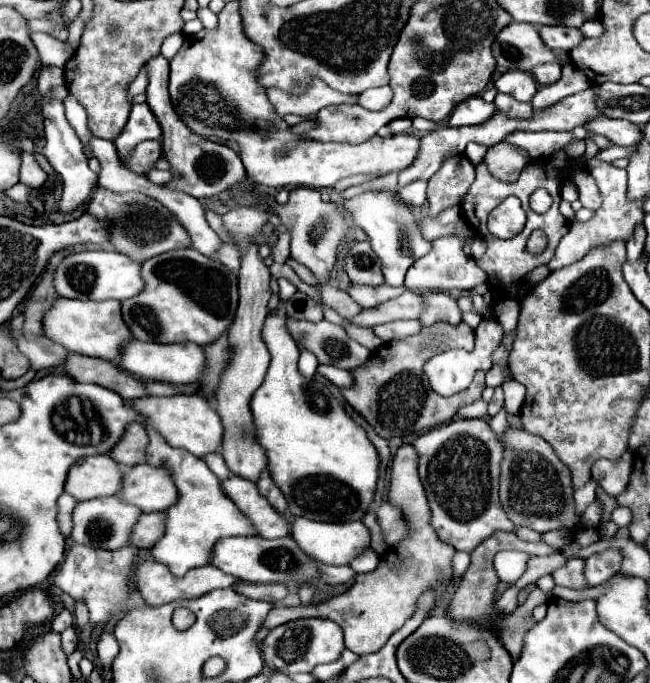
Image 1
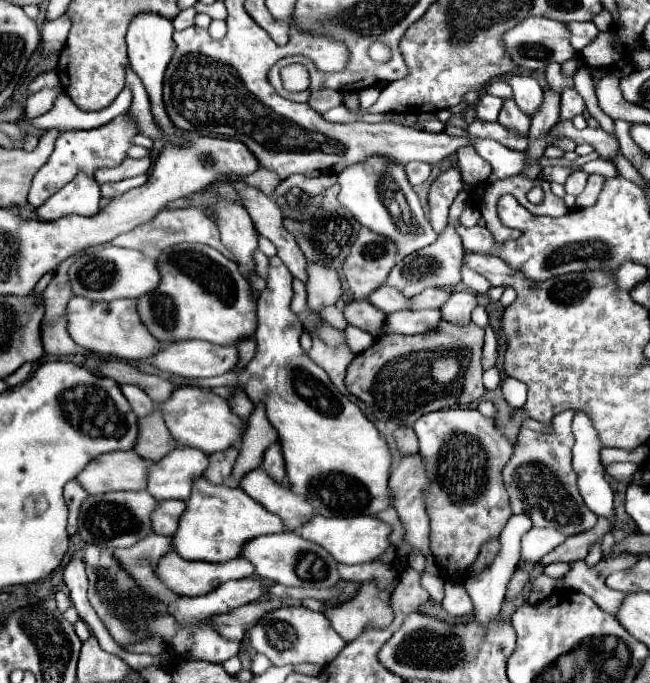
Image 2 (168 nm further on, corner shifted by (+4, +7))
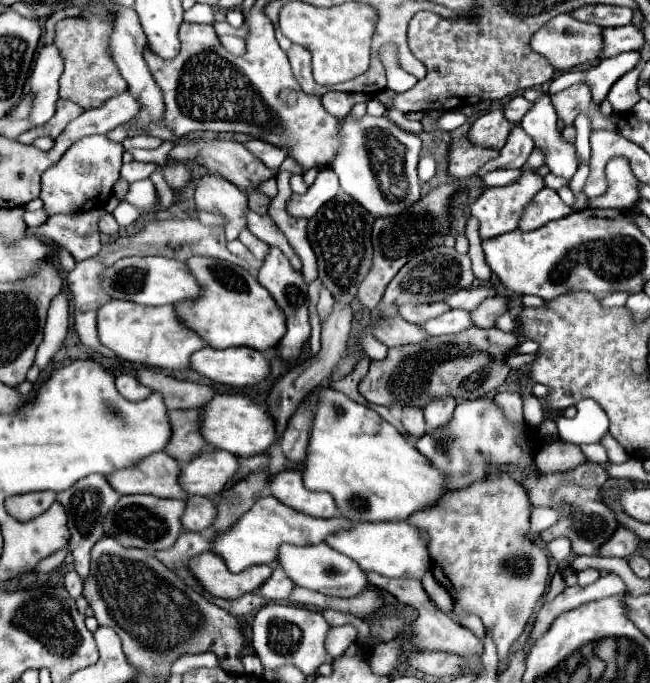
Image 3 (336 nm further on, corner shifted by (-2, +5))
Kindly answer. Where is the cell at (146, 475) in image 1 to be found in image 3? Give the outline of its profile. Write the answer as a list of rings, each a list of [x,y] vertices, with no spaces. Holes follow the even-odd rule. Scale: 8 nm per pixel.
[[[207,450],[195,456],[181,470],[181,486],[189,494],[219,494],[237,474],[239,458],[223,450]]]

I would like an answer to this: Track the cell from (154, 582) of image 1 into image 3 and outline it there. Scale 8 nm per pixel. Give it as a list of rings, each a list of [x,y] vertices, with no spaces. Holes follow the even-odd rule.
[[[205,552],[191,558],[189,568],[207,592],[227,600],[235,600],[241,598],[243,594],[259,590],[267,580],[267,576],[271,576],[273,572],[271,566],[261,564],[261,566],[249,566],[247,570],[233,574],[229,572],[225,560],[215,552]]]

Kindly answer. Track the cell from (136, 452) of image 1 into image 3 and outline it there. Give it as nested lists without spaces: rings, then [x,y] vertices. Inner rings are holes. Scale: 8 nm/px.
[[[171,410],[169,412],[173,436],[167,444],[167,454],[177,458],[181,464],[193,460],[199,452],[207,448],[207,442],[201,434],[201,412],[199,410]]]

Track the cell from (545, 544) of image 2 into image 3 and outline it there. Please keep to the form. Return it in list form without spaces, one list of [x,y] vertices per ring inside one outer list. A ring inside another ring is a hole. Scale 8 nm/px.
[[[557,538],[557,540],[551,540],[549,544],[547,544],[547,548],[549,548],[549,552],[551,552],[551,556],[555,558],[555,560],[567,560],[573,552],[571,552],[571,542],[567,540],[567,538]]]

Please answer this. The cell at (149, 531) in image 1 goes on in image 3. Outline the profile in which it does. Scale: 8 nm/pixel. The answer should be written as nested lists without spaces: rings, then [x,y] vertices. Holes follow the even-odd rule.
[[[191,496],[183,514],[183,528],[189,532],[205,532],[217,516],[217,506],[207,496]]]

